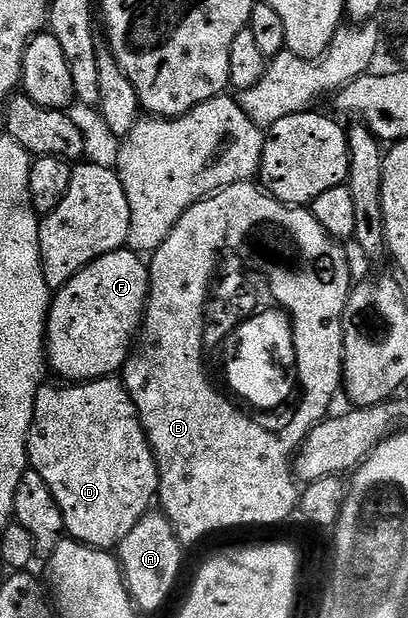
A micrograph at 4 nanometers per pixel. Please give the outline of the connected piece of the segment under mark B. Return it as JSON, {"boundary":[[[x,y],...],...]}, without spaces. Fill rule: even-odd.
{"boundary":[[[243,181],[221,189],[219,193],[205,197],[203,201],[190,207],[186,211],[186,215],[182,215],[182,219],[178,219],[174,231],[170,231],[170,235],[162,243],[162,247],[158,247],[155,253],[151,254],[148,265],[148,303],[144,310],[144,319],[138,340],[135,342],[128,361],[124,364],[122,380],[128,389],[128,394],[132,397],[132,402],[136,405],[140,422],[148,436],[152,453],[156,457],[156,466],[160,472],[159,508],[174,527],[181,545],[191,547],[195,541],[200,541],[203,537],[218,532],[219,529],[240,529],[243,525],[276,525],[279,521],[286,520],[292,512],[294,514],[297,512],[301,490],[298,488],[298,481],[294,476],[294,458],[300,446],[310,435],[312,428],[329,416],[330,410],[328,408],[331,407],[336,392],[339,394],[342,389],[344,312],[348,306],[348,294],[354,288],[352,269],[348,266],[348,253],[344,249],[347,248],[341,242],[335,241],[324,230],[322,223],[318,223],[311,208],[284,205],[278,198],[264,192],[259,184]],[[278,313],[294,313],[296,321],[280,321]],[[252,321],[256,323],[256,329],[252,329],[252,357],[250,357],[252,365],[250,365],[250,369],[244,369],[244,375],[258,375],[258,385],[262,381],[268,381],[266,373],[272,373],[272,357],[270,357],[268,343],[278,343],[278,351],[282,357],[290,355],[290,339],[298,339],[298,349],[300,349],[300,355],[296,355],[296,365],[302,365],[306,389],[292,389],[290,387],[290,393],[280,403],[270,405],[266,409],[254,407],[248,401],[242,401],[240,405],[236,403],[234,407],[230,407],[222,401],[222,399],[230,399],[232,393],[236,391],[236,385],[232,383],[232,377],[230,377],[230,363],[234,363],[238,357],[240,331],[246,325],[250,325]]]}

